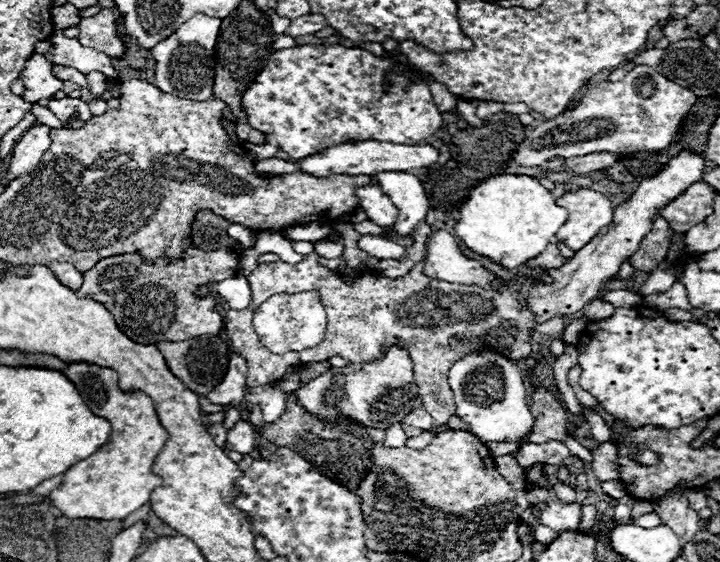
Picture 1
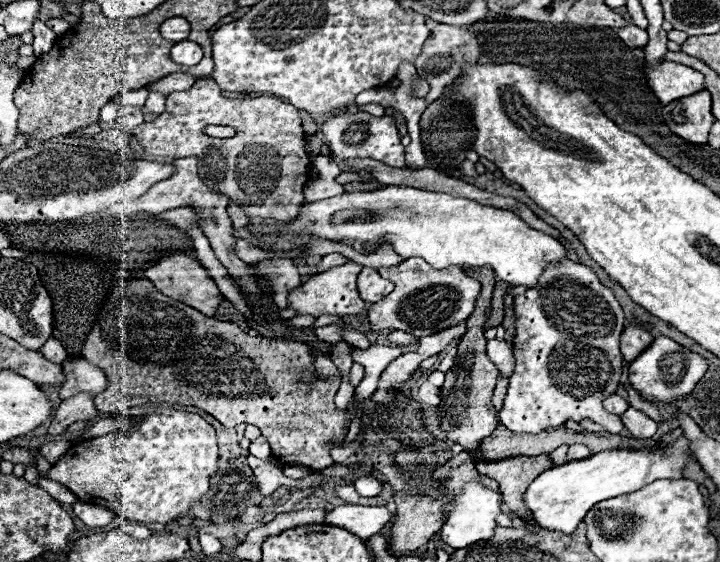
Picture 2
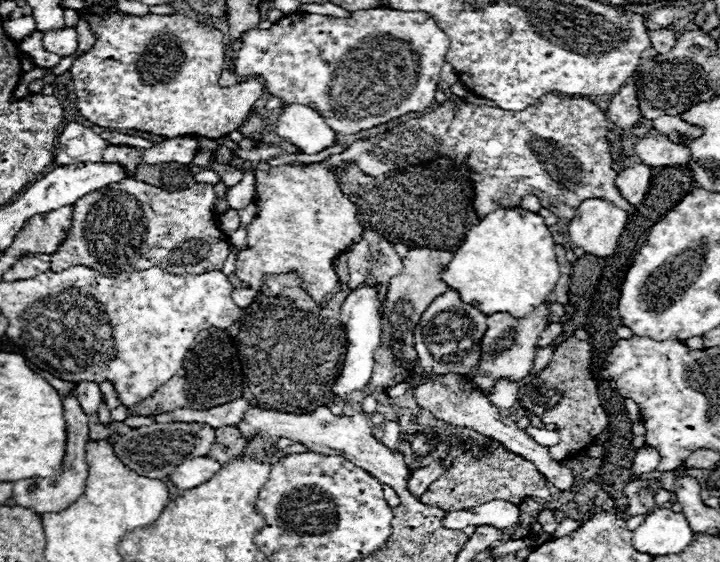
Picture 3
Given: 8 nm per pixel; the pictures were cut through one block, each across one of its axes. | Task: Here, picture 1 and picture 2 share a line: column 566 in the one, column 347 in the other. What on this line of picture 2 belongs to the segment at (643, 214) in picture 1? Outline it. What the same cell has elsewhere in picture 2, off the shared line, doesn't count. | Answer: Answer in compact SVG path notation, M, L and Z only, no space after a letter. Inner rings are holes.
M348 260L344 266L336 266L332 270L326 270L322 274L314 274L308 282L304 282L300 288L292 290L288 296L288 308L294 308L298 314L310 314L314 318L322 314L338 314L338 316L358 316L366 308L366 302L360 298L356 290L356 278L360 274L362 266Z

